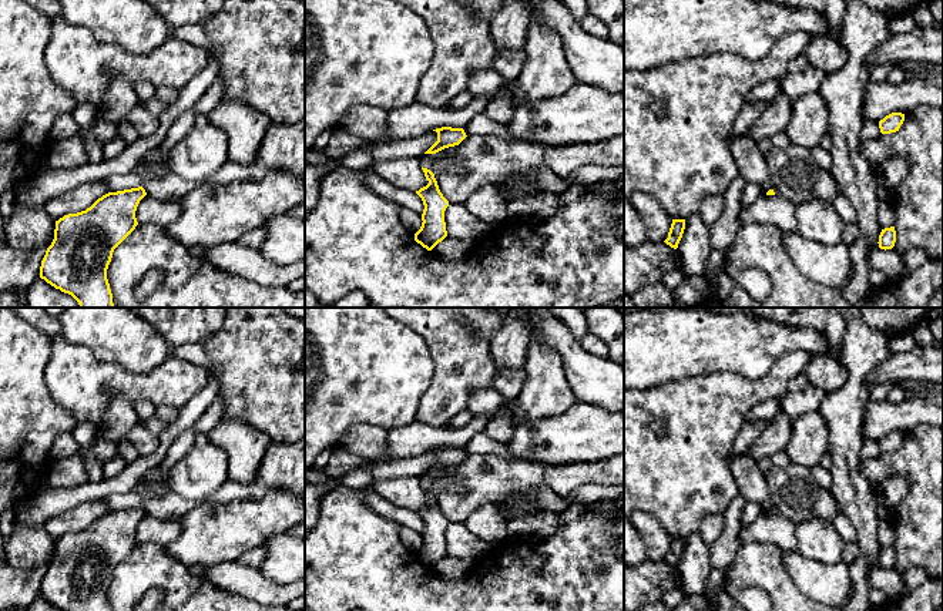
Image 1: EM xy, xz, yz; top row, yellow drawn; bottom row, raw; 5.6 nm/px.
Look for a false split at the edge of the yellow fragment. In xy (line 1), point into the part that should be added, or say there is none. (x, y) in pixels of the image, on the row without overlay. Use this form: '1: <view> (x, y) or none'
1: none

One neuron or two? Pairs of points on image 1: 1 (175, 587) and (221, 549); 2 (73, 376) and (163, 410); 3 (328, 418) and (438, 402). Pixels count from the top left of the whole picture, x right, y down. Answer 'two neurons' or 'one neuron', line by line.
1: two neurons
2: two neurons
3: two neurons

